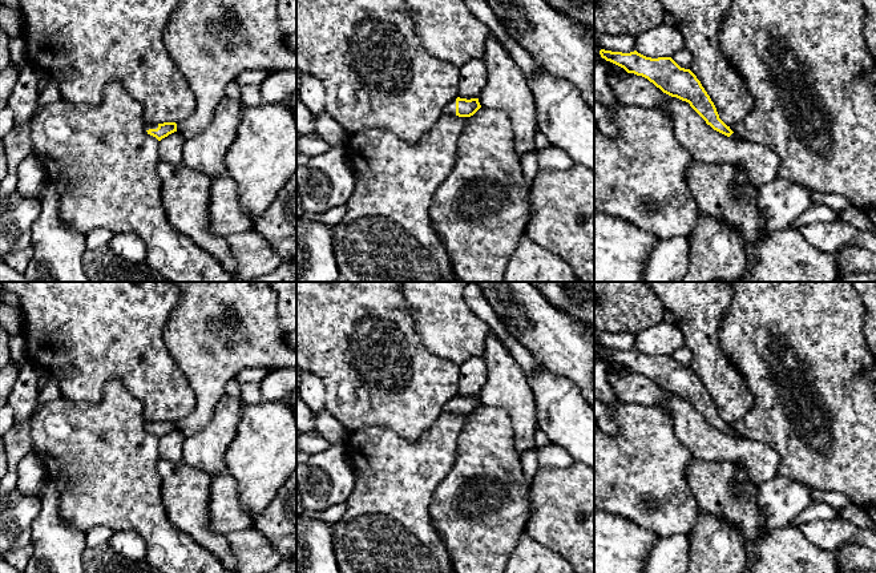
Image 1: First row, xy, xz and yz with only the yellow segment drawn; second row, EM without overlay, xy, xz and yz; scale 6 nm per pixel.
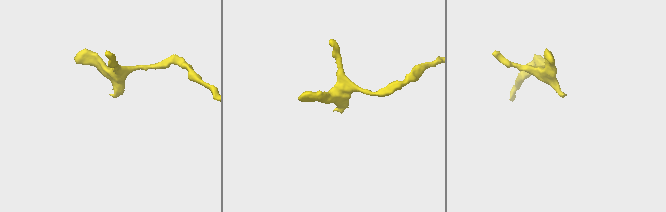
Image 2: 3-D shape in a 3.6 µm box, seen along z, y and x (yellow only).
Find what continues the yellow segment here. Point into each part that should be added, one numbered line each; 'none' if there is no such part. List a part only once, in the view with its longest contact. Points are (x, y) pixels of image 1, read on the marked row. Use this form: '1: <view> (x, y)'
1: xz (449, 109)

